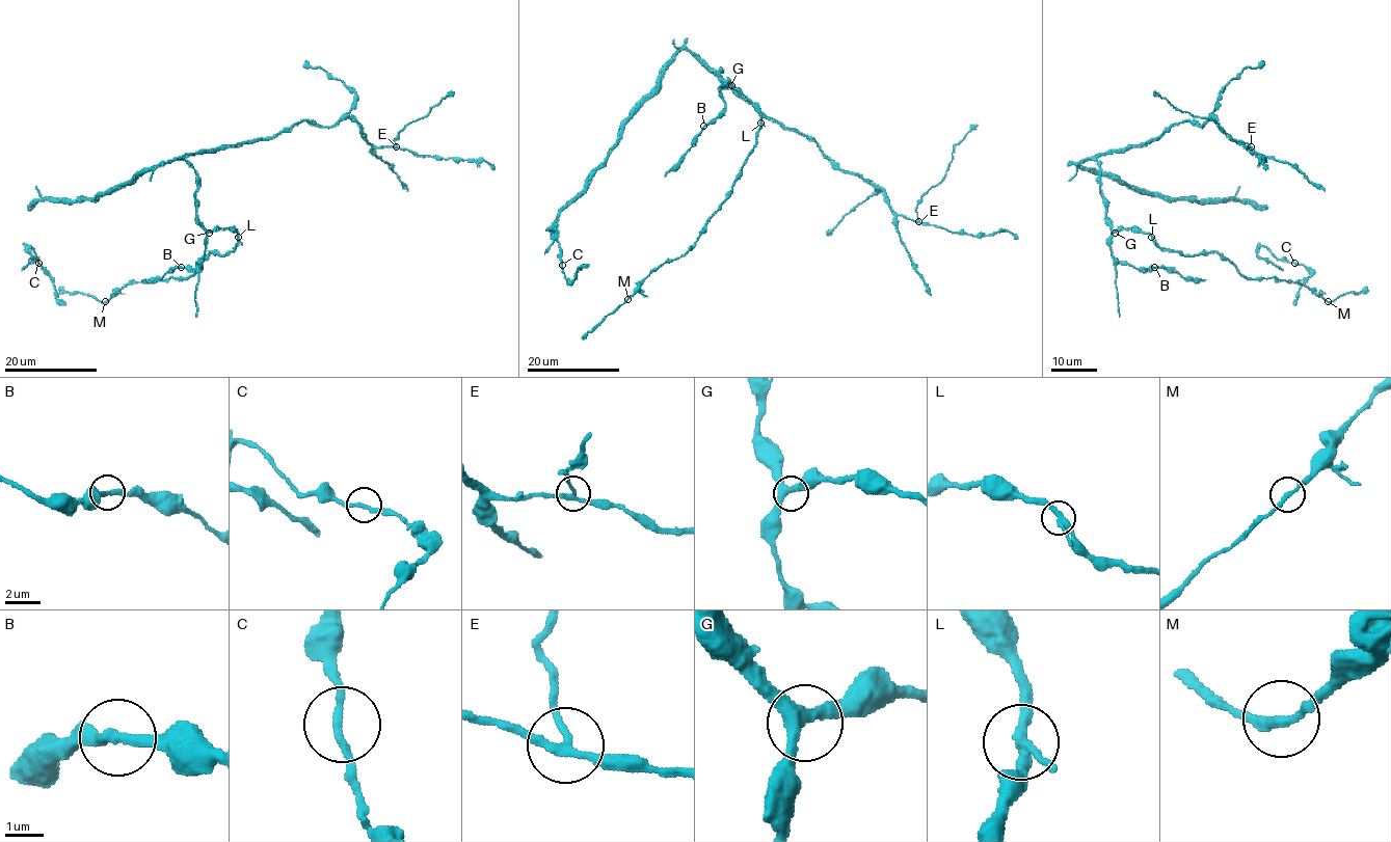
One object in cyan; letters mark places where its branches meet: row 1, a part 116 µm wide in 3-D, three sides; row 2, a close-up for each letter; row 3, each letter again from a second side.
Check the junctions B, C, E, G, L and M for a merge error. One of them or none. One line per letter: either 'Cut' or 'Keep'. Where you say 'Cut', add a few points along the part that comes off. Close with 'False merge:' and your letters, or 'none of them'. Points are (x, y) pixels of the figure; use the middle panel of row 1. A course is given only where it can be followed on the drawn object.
B: Keep
C: Keep
E: Cut. Course of the part to remove: (918, 221), (917, 202), (941, 181), (952, 160), (953, 147), (978, 125)
G: Keep
L: Keep
M: Keep
False merge: E

